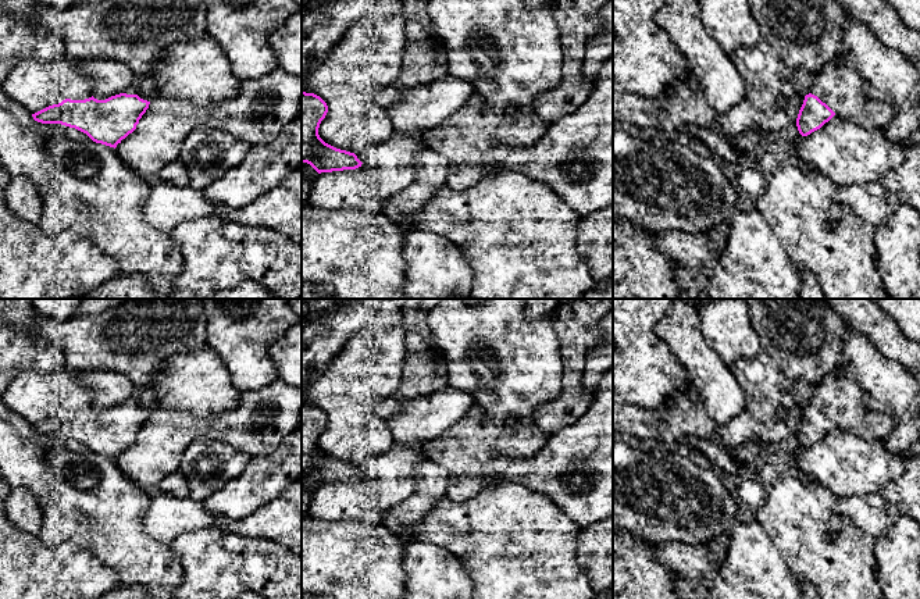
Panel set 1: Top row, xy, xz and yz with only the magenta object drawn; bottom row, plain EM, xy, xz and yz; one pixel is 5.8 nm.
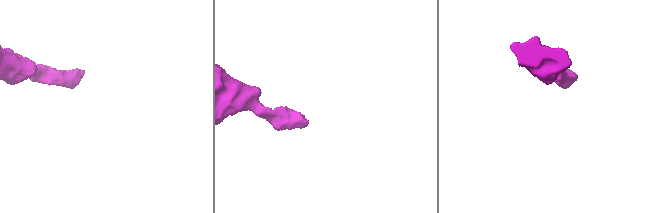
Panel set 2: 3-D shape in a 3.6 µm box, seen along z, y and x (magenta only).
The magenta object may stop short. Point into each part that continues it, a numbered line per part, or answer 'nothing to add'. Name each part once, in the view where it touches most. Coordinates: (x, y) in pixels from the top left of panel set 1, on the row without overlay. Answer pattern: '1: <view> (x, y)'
1: yz (838, 396)

